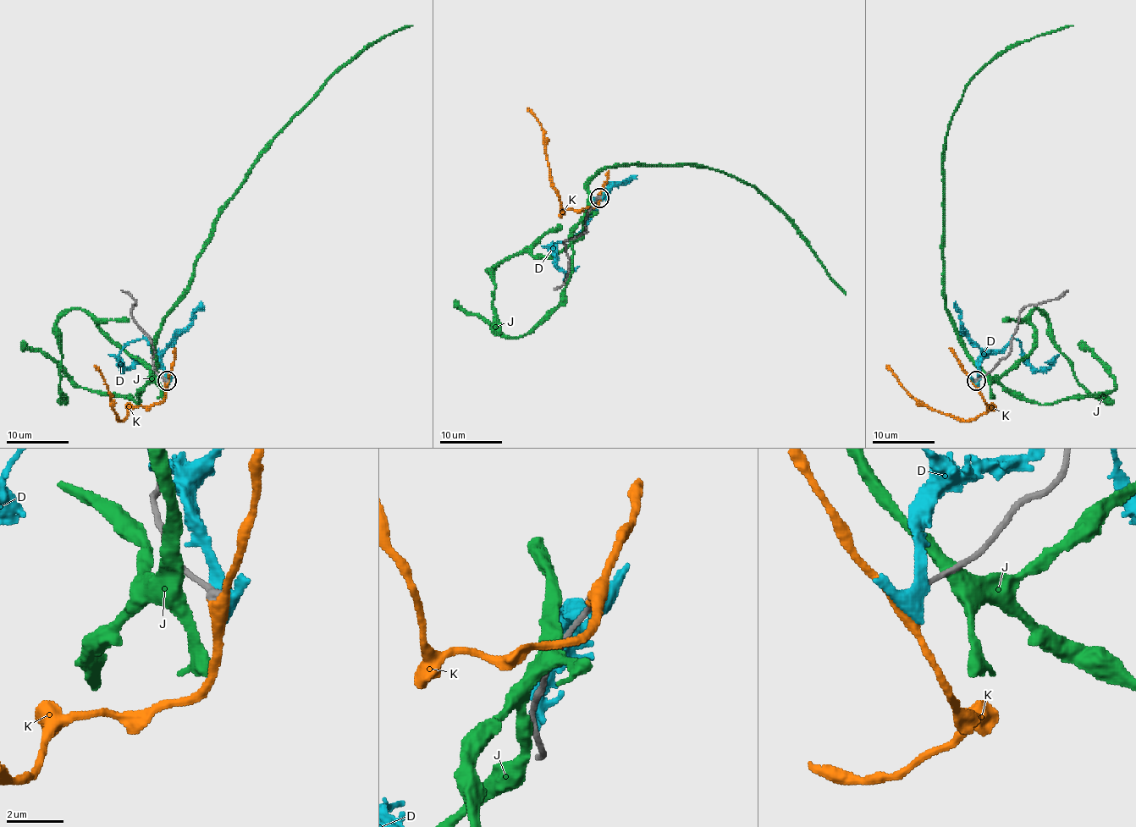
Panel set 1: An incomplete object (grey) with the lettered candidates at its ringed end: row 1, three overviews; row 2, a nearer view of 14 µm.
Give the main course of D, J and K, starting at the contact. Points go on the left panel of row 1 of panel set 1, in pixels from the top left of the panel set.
D: (168, 379), (157, 351), (144, 339), (130, 342), (119, 353), (119, 365), (124, 370), (136, 362), (146, 362)
J: (158, 373), (155, 335), (186, 289), (217, 210), (267, 145), (335, 72), (383, 35), (412, 25)
K: (166, 381), (166, 395), (158, 403), (132, 409), (124, 420), (116, 416), (108, 387), (102, 373), (94, 365)

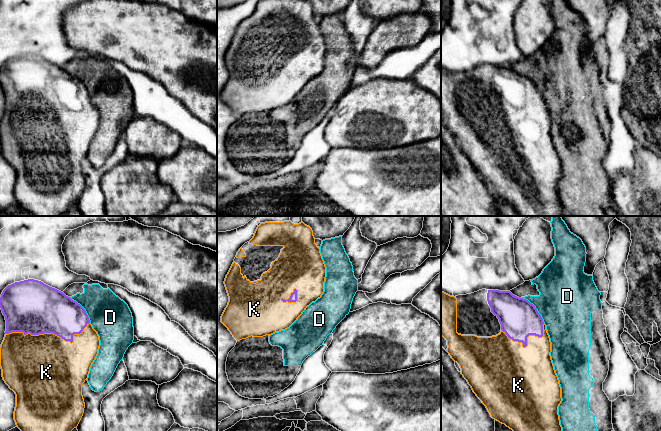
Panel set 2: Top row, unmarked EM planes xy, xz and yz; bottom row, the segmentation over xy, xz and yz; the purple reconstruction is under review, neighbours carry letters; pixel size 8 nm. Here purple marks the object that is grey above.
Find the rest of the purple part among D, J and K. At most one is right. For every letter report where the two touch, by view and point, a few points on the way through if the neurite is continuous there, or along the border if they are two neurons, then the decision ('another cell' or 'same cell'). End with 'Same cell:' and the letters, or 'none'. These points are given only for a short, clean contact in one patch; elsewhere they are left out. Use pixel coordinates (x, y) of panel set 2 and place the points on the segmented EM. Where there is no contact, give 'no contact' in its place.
D: meets purple in yz at (535, 308); another cell
J: no contact; another cell
K: meets purple in xy at (50, 332); same cell
Same cell: K

